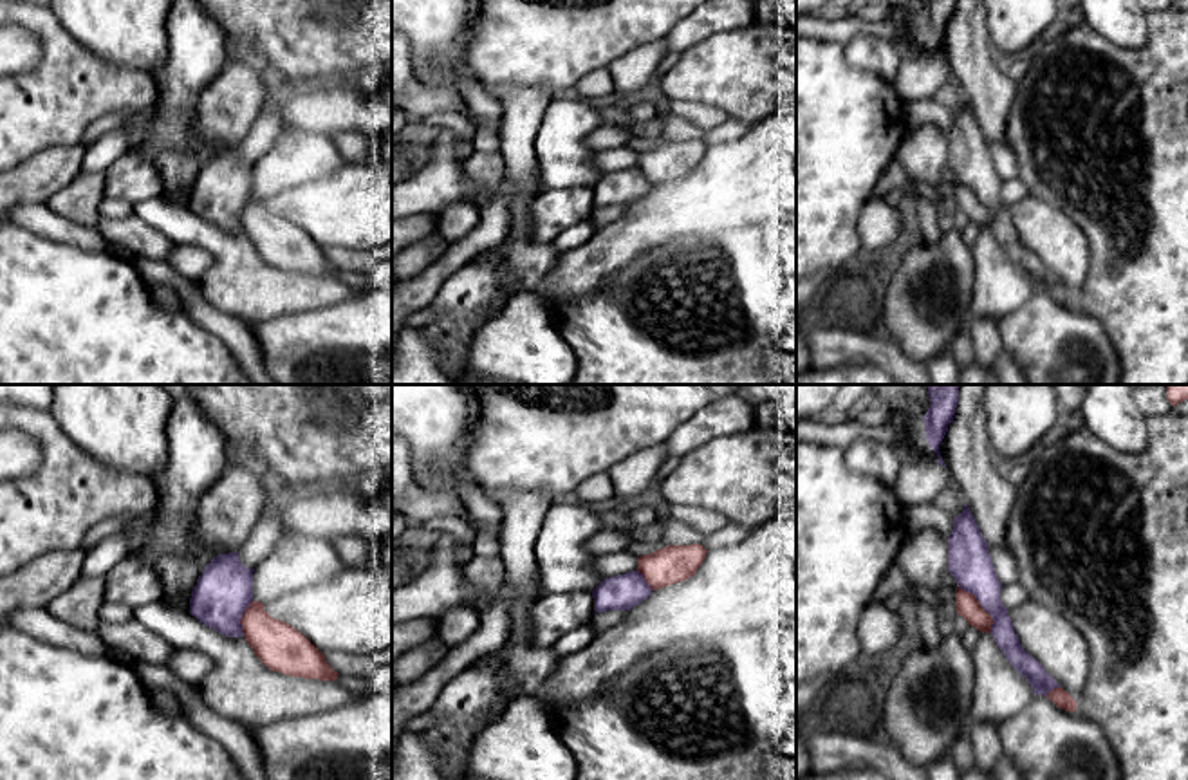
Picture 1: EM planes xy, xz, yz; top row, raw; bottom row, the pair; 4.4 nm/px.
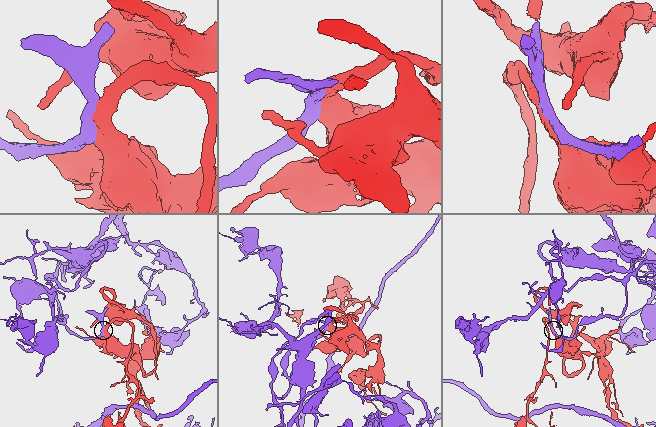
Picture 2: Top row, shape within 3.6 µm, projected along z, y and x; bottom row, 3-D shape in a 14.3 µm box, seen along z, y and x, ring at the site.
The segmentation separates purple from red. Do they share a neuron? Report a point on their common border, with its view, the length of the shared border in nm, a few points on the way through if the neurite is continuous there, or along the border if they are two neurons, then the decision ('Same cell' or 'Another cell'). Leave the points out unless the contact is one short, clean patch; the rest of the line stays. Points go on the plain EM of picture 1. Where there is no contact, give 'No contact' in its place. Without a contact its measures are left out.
Touches purple at yz (981, 201). Shared border 260 nm. Same cell

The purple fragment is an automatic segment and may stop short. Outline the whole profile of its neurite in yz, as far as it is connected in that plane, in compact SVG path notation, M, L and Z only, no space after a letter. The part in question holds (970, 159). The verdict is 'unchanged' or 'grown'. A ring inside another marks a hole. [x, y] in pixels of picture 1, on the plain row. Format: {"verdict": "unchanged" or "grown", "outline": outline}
{"verdict": "grown", "outline": "M970 103L953 112L948 134L948 168L957 177L955 206L970 222L991 229L1009 260L1031 280L1035 291L1044 291L1065 307L1076 307L1076 296L1031 253L1020 240L1007 204L1000 197L1000 182L988 137Z"}

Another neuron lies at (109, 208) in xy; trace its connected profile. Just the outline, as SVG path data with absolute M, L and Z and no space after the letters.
M101 197L97 211L101 218L125 218L134 215L134 204L123 199Z

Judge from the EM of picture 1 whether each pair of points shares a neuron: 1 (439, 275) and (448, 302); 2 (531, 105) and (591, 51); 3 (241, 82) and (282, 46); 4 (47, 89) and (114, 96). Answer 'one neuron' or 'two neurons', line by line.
1: two neurons
2: two neurons
3: two neurons
4: one neuron

